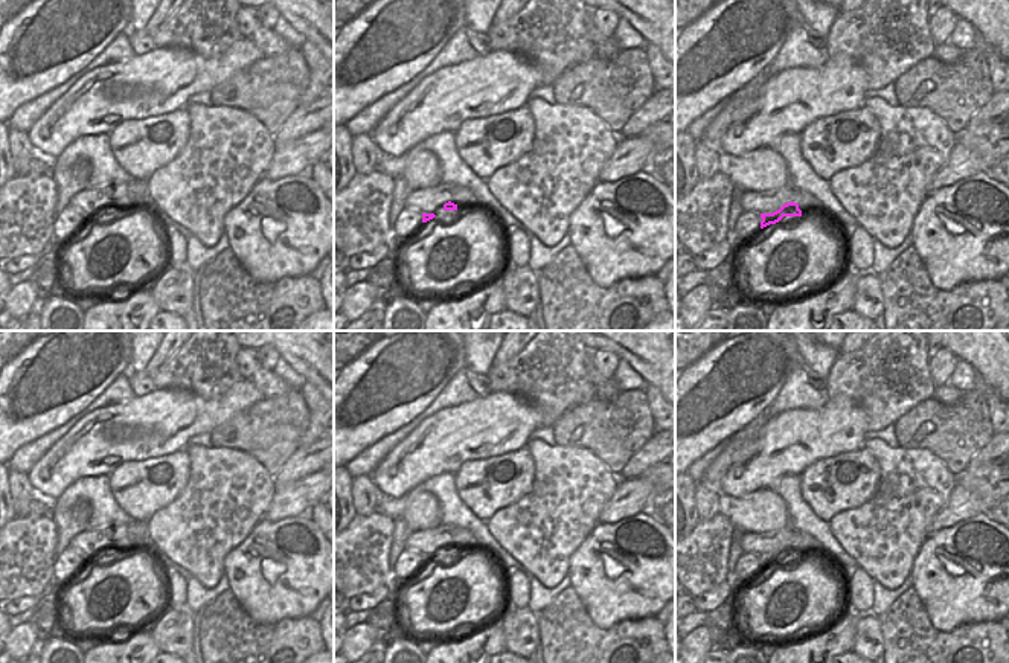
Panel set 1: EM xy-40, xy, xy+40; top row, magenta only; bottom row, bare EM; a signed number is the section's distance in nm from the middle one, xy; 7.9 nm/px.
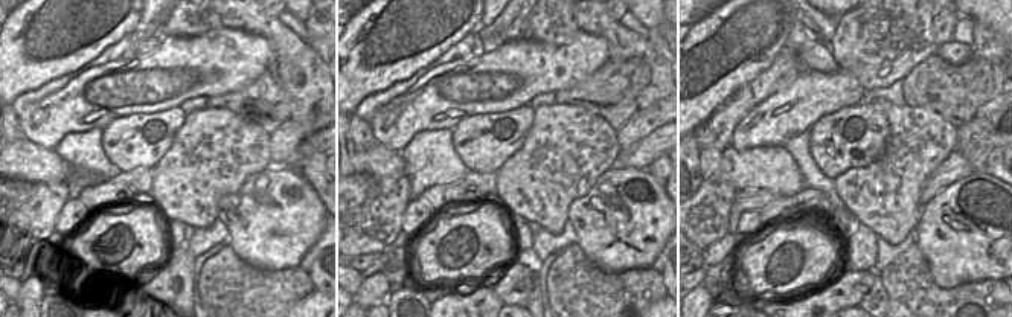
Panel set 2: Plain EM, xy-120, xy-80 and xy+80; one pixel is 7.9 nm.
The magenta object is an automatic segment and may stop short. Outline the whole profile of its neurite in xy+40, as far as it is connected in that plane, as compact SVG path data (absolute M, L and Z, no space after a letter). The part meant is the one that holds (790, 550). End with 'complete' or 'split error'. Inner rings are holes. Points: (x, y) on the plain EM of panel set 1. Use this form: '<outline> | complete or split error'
M809 535L809 538L812 541L806 546L790 543L773 555L761 555L761 570L779 564L783 558L805 558L806 555L818 555L820 558L826 558L829 550L820 546L812 535Z | split error

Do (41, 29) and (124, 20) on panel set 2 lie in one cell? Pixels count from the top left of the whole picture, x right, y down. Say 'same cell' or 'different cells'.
same cell

